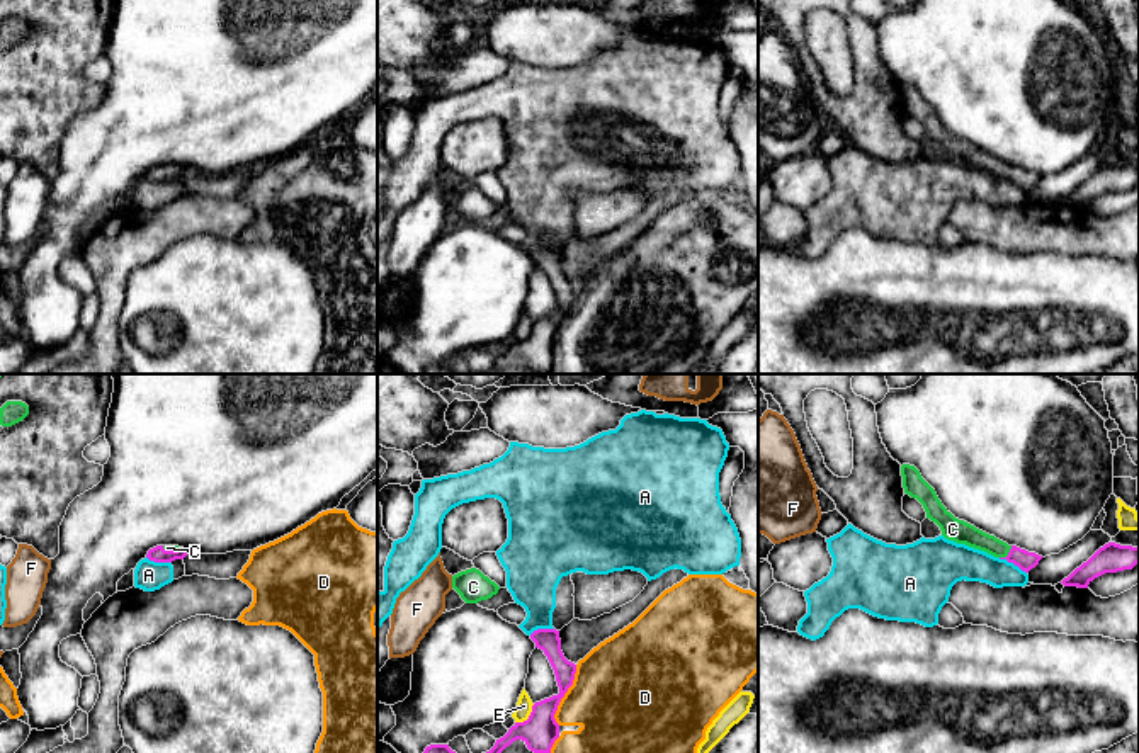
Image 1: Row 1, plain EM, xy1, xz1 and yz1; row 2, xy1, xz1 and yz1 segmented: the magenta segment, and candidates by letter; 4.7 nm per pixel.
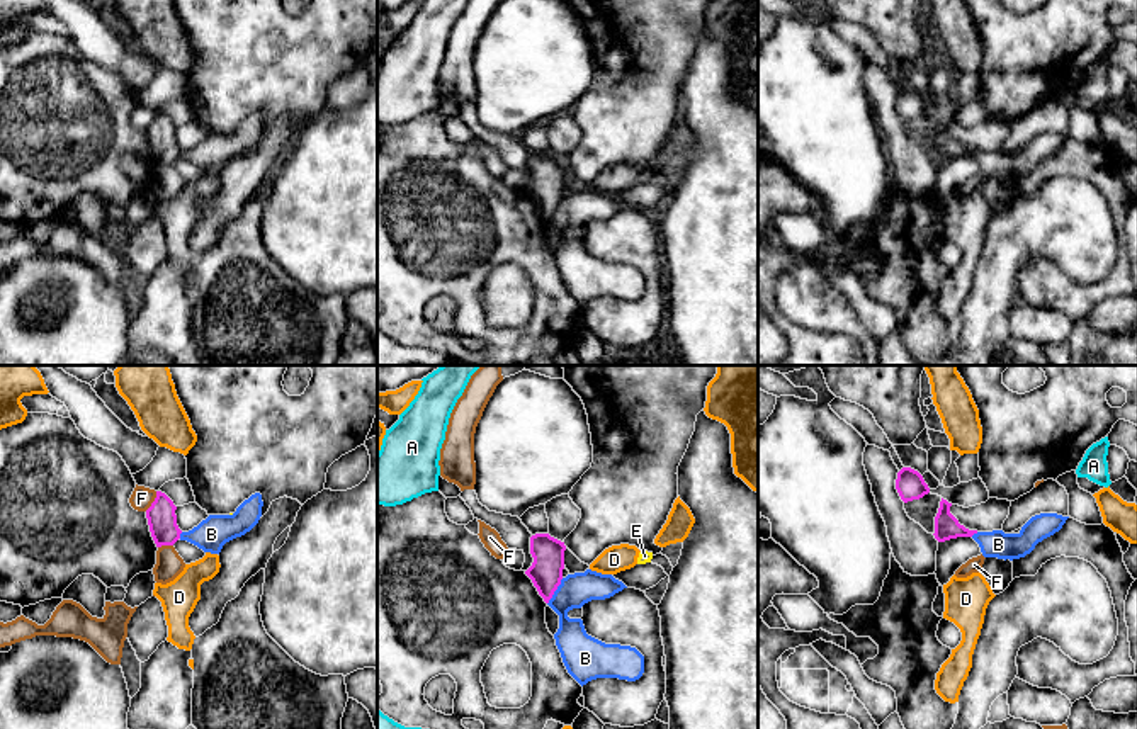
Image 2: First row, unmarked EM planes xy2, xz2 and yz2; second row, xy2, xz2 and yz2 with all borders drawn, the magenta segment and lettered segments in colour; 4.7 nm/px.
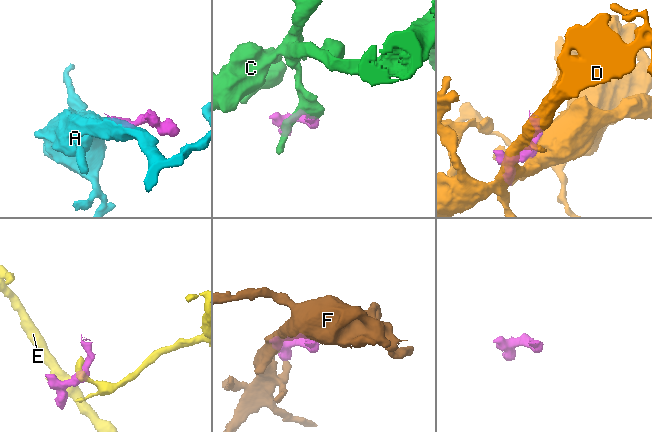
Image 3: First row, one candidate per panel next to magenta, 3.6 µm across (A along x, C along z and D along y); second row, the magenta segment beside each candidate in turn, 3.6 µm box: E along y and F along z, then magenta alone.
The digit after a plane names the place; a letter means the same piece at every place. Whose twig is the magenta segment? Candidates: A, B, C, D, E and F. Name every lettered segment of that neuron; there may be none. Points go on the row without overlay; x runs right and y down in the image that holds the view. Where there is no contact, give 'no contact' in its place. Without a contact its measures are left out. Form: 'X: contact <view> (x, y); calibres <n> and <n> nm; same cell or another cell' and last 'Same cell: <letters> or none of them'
A: contact yz1 (1012, 181); calibres 90 and 170 nm; another cell
B: contact xz2 (554, 209); calibres 160 and 160 nm; another cell
C: contact yz1 (1008, 174); calibres 90 and 110 nm; same cell
D: contact xz1 (563, 315); calibres 170 and 440 nm; another cell
E: contact xz1 (529, 337); calibres 170 and 80 nm; another cell
F: contact xy2 (153, 121); calibres 140 and 110 nm; another cell
Same cell: C

